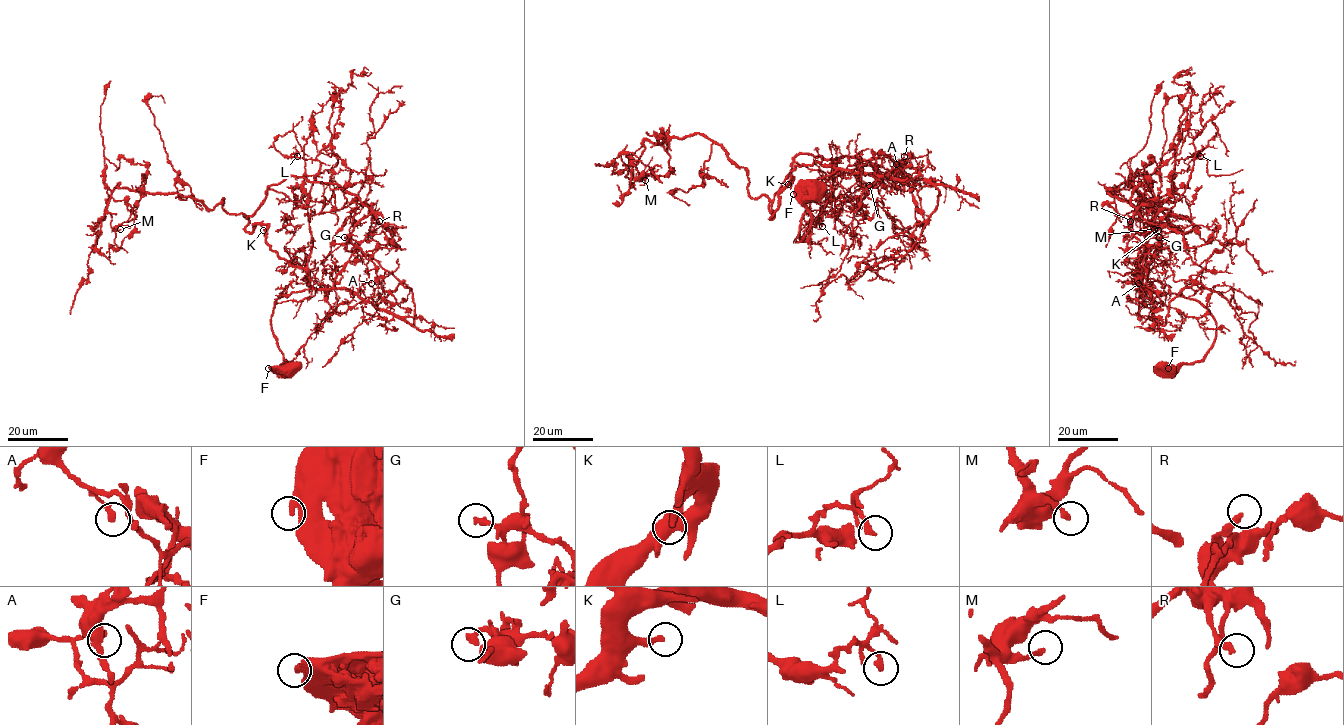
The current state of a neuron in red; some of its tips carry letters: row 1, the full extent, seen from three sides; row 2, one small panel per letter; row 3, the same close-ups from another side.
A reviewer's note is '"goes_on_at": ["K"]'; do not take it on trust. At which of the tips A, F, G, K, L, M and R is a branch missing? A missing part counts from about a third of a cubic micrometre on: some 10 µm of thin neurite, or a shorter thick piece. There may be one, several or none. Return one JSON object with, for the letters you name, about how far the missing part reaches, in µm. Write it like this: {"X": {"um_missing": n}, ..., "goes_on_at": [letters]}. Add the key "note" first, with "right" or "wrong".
{"note": "wrong", "G": {"um_missing": 25}, "goes_on_at": ["G"]}

